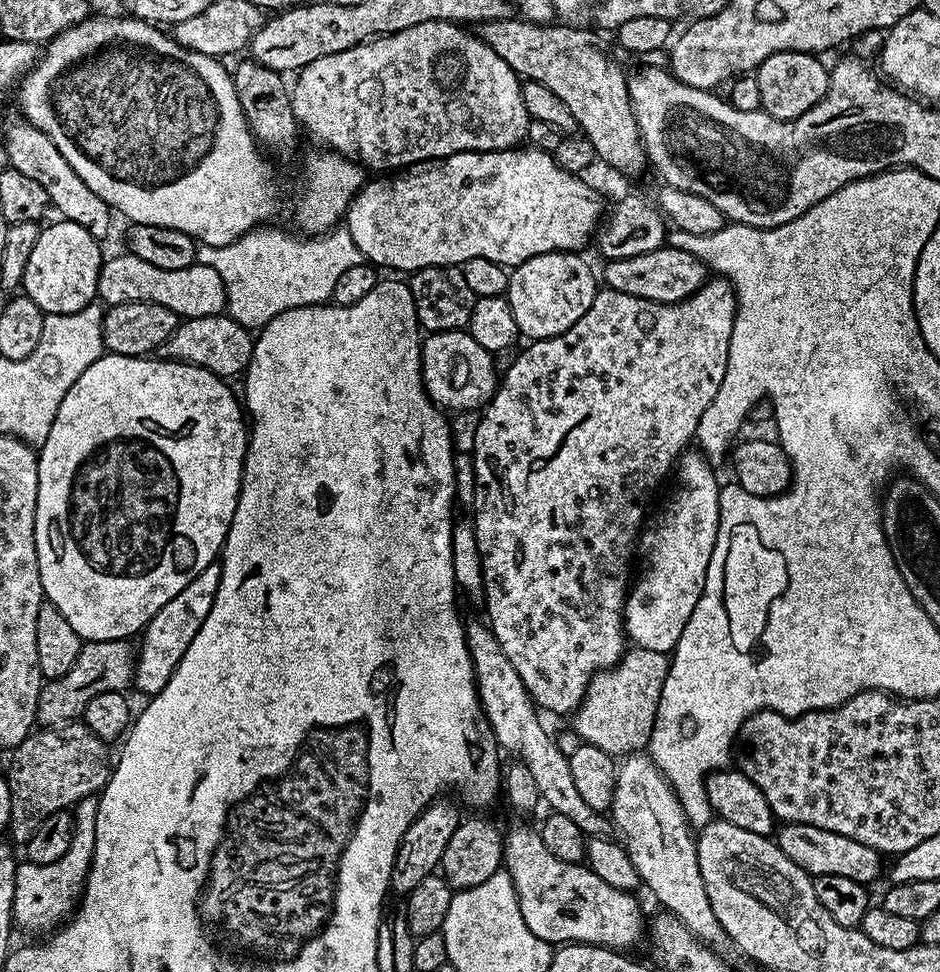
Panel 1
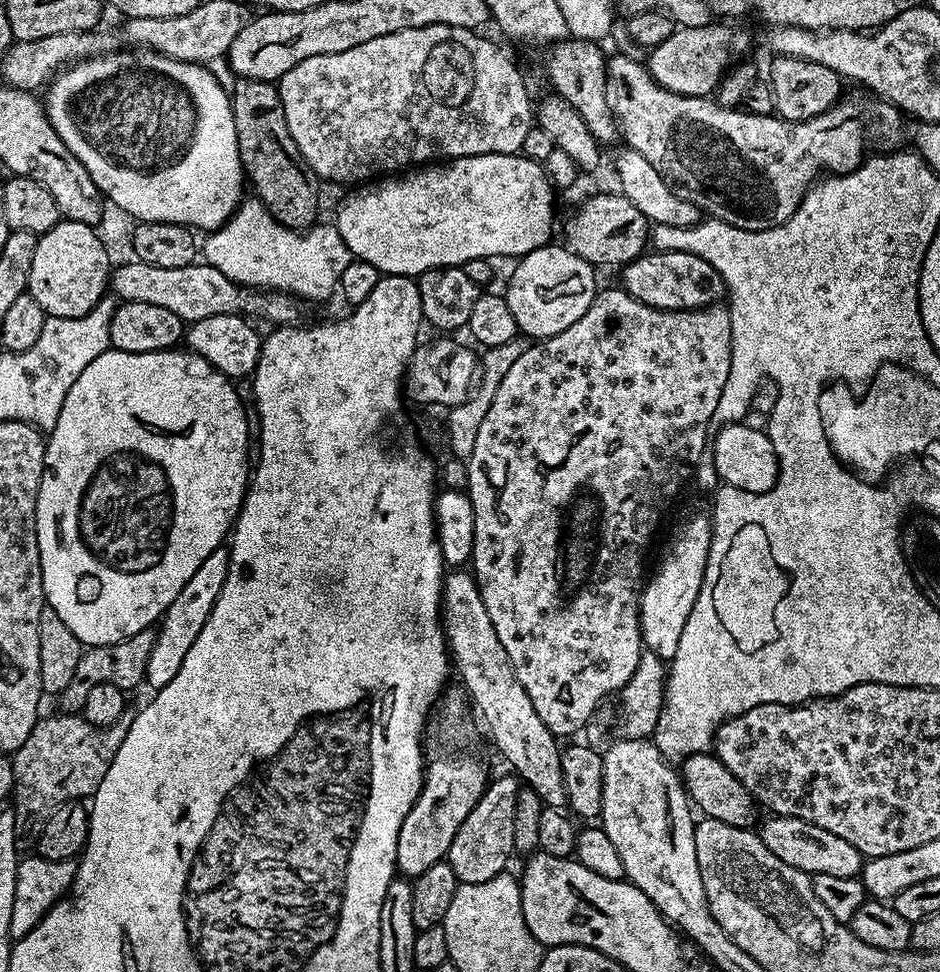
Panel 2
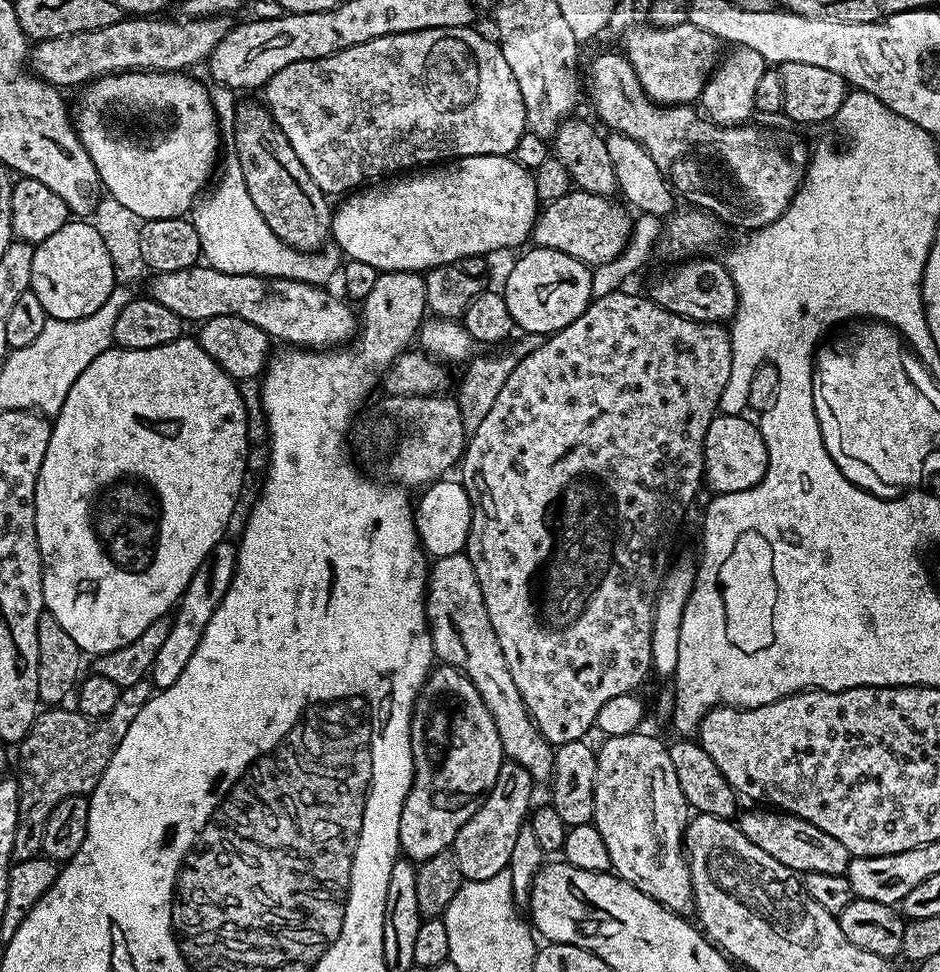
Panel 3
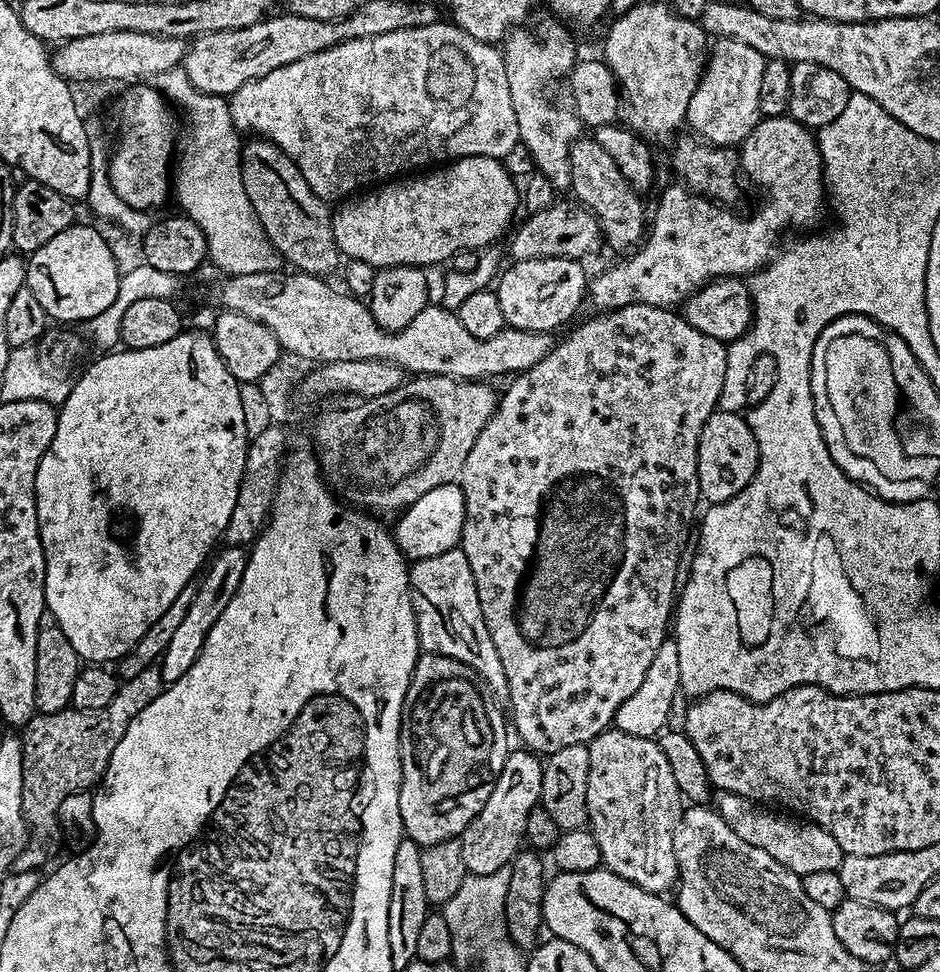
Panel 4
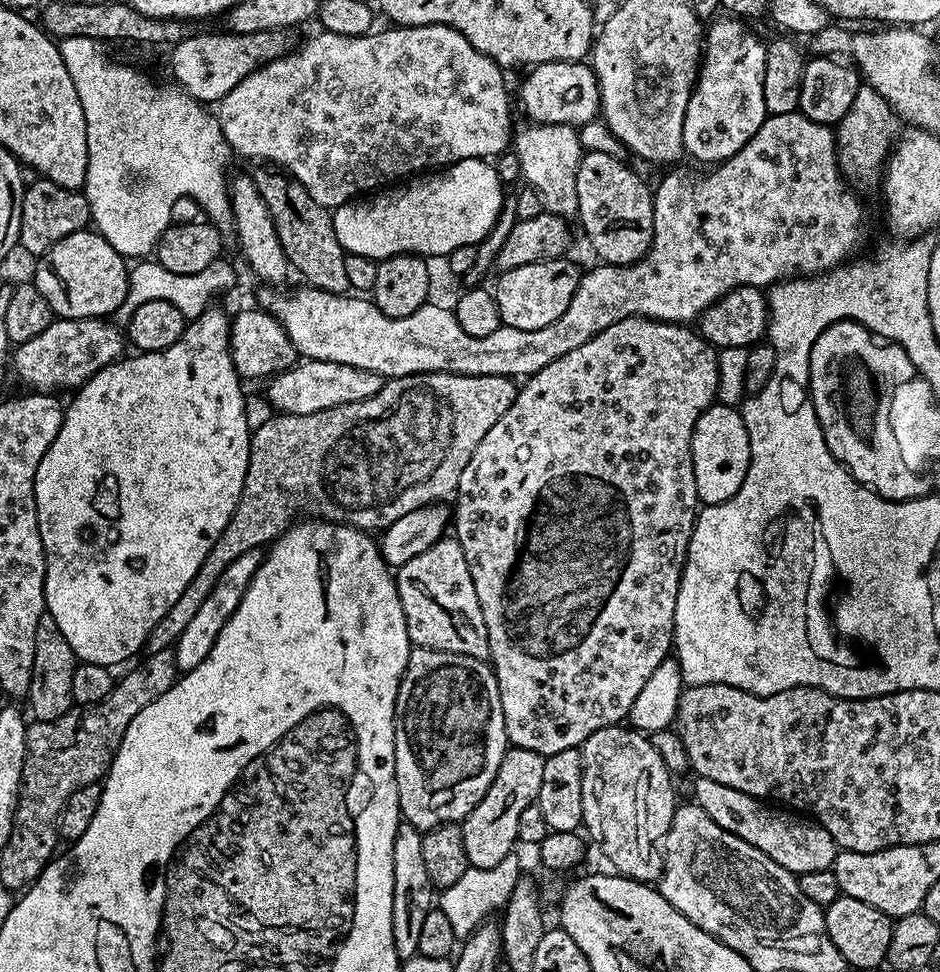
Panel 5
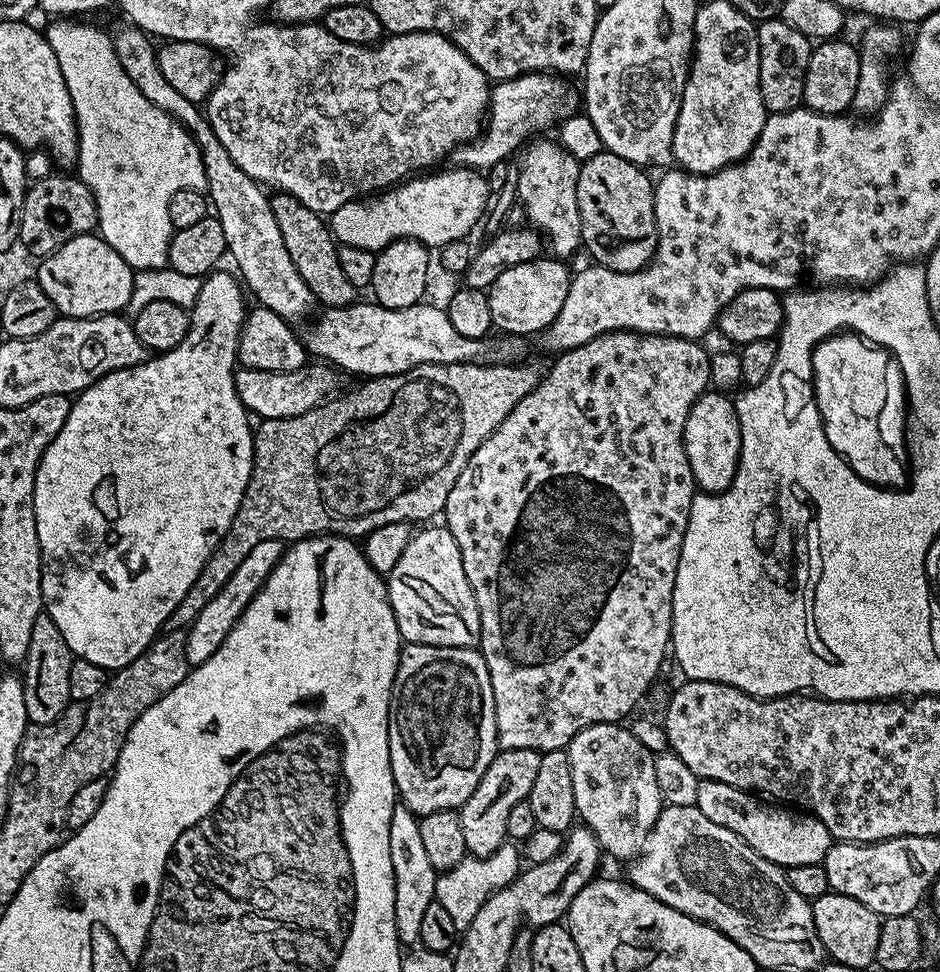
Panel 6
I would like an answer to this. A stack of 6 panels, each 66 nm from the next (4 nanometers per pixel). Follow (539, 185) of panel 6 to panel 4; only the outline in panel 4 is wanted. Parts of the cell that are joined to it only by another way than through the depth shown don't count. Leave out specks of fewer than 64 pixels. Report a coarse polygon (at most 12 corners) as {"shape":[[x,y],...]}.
{"shape":[[562,25],[520,26],[502,48],[520,143],[571,189],[571,107],[548,100],[578,63]]}

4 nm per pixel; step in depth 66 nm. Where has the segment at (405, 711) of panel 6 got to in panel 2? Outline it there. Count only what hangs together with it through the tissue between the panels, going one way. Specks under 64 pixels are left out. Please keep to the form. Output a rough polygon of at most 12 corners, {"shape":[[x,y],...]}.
{"shape":[[459,687],[438,704],[444,752],[398,830],[396,872],[415,878],[447,857],[490,775],[468,752]]}

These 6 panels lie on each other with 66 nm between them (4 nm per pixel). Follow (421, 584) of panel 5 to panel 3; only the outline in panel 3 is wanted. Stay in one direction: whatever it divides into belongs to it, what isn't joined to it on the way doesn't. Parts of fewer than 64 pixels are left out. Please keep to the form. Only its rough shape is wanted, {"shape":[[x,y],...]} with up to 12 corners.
{"shape":[[464,552],[431,565],[432,650],[465,672],[505,757],[551,781],[526,710]]}

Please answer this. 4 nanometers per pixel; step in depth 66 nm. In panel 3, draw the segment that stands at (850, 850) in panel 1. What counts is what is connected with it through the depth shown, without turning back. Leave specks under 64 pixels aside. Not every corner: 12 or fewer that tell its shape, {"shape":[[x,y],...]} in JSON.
{"shape":[[741,811],[754,846],[797,874],[843,876],[838,838],[788,812]]}

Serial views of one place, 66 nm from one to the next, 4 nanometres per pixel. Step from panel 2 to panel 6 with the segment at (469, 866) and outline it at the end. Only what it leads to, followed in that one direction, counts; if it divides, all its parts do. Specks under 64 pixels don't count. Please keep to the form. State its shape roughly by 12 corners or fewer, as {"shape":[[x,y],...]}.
{"shape":[[497,751],[458,810],[474,856],[508,840],[527,800],[541,753]]}

